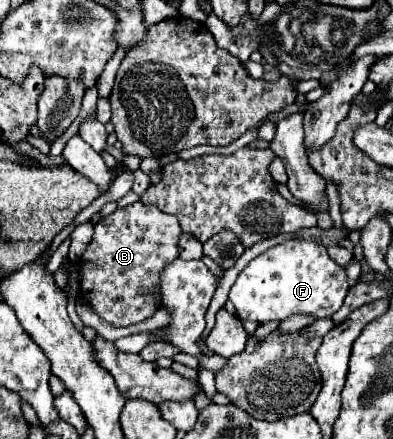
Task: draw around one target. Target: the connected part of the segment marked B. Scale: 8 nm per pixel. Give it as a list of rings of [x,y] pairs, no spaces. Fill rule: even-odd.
[[[141,200],[103,216],[95,224],[93,240],[79,260],[79,290],[93,312],[117,328],[151,318],[161,304],[157,282],[165,266],[179,258],[179,238],[181,226],[177,218]]]

